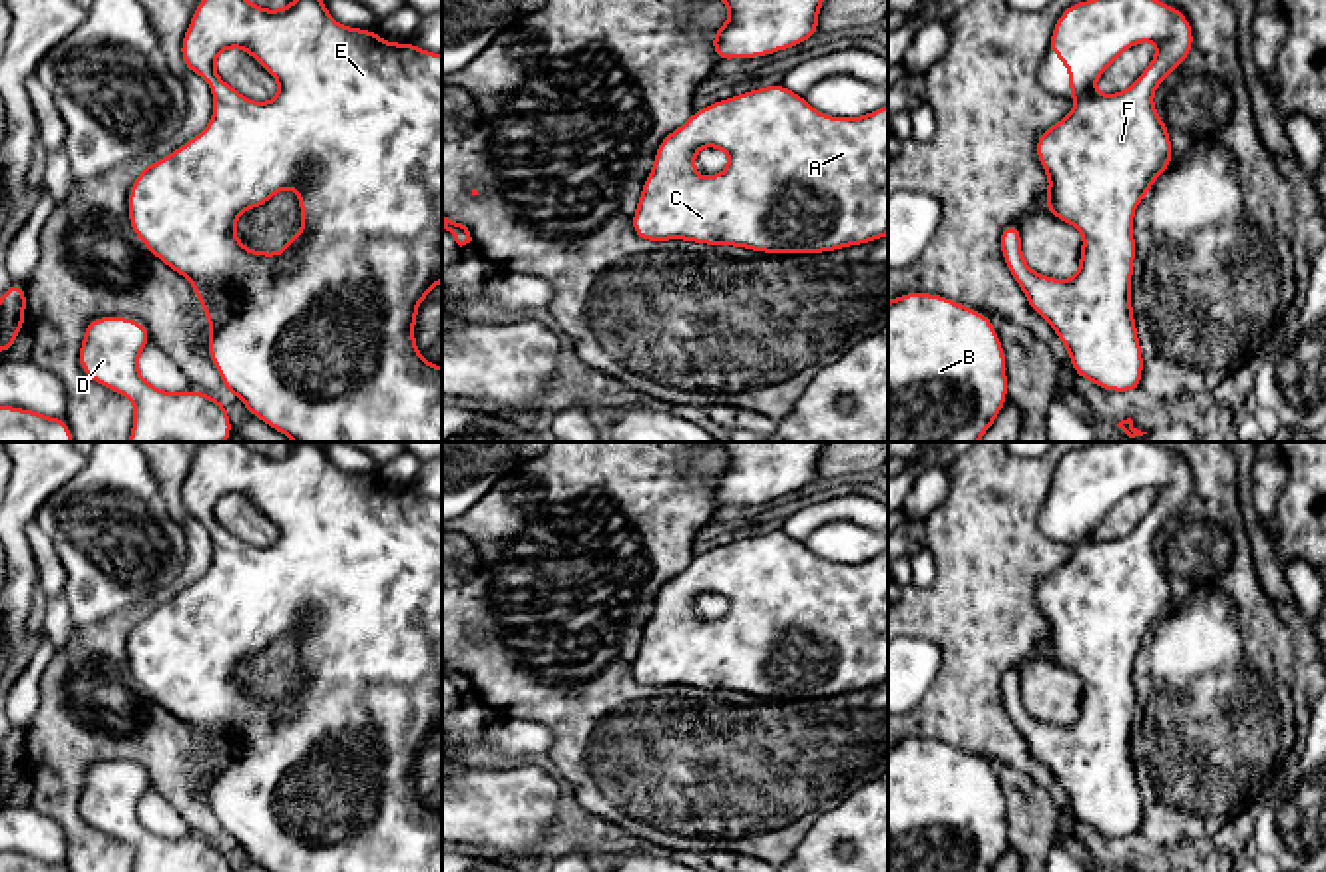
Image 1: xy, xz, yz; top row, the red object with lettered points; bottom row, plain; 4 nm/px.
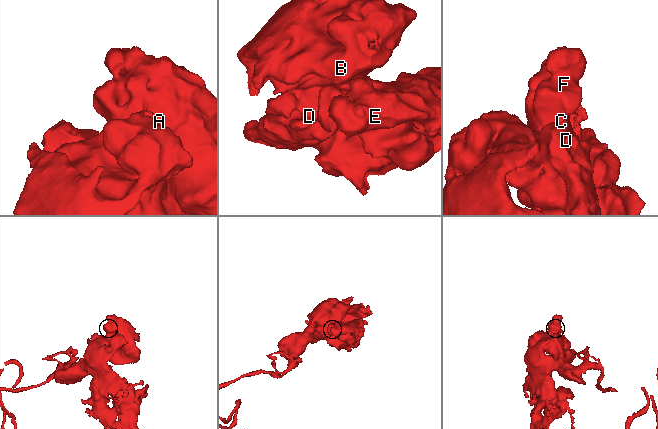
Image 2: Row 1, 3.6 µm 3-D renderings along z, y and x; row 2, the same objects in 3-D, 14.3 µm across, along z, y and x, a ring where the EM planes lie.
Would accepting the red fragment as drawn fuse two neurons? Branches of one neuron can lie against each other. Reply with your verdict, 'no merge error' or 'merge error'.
no merge error

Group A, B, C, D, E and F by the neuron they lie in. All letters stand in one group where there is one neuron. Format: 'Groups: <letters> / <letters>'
Groups: A B C D E F

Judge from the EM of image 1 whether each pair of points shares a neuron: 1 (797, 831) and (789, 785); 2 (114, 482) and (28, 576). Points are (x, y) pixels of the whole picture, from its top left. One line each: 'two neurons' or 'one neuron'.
1: one neuron
2: two neurons

